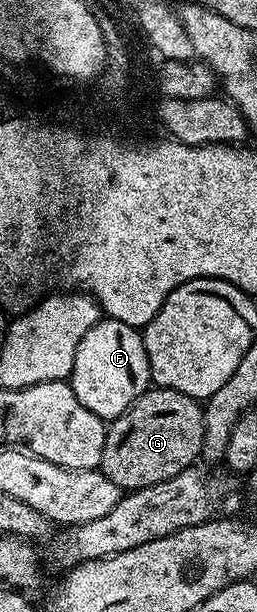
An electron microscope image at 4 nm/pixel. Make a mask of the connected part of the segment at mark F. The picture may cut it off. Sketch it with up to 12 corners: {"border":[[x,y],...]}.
{"border":[[99,319],[68,382],[120,418],[152,383],[142,331]]}

